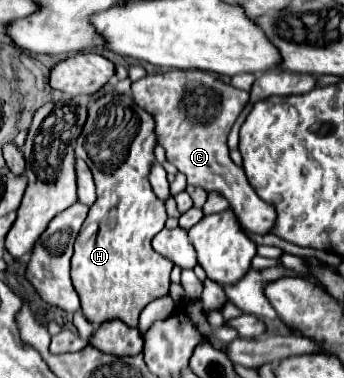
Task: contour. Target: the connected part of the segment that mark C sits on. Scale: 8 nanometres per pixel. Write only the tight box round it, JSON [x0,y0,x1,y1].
[131,69,277,235]

